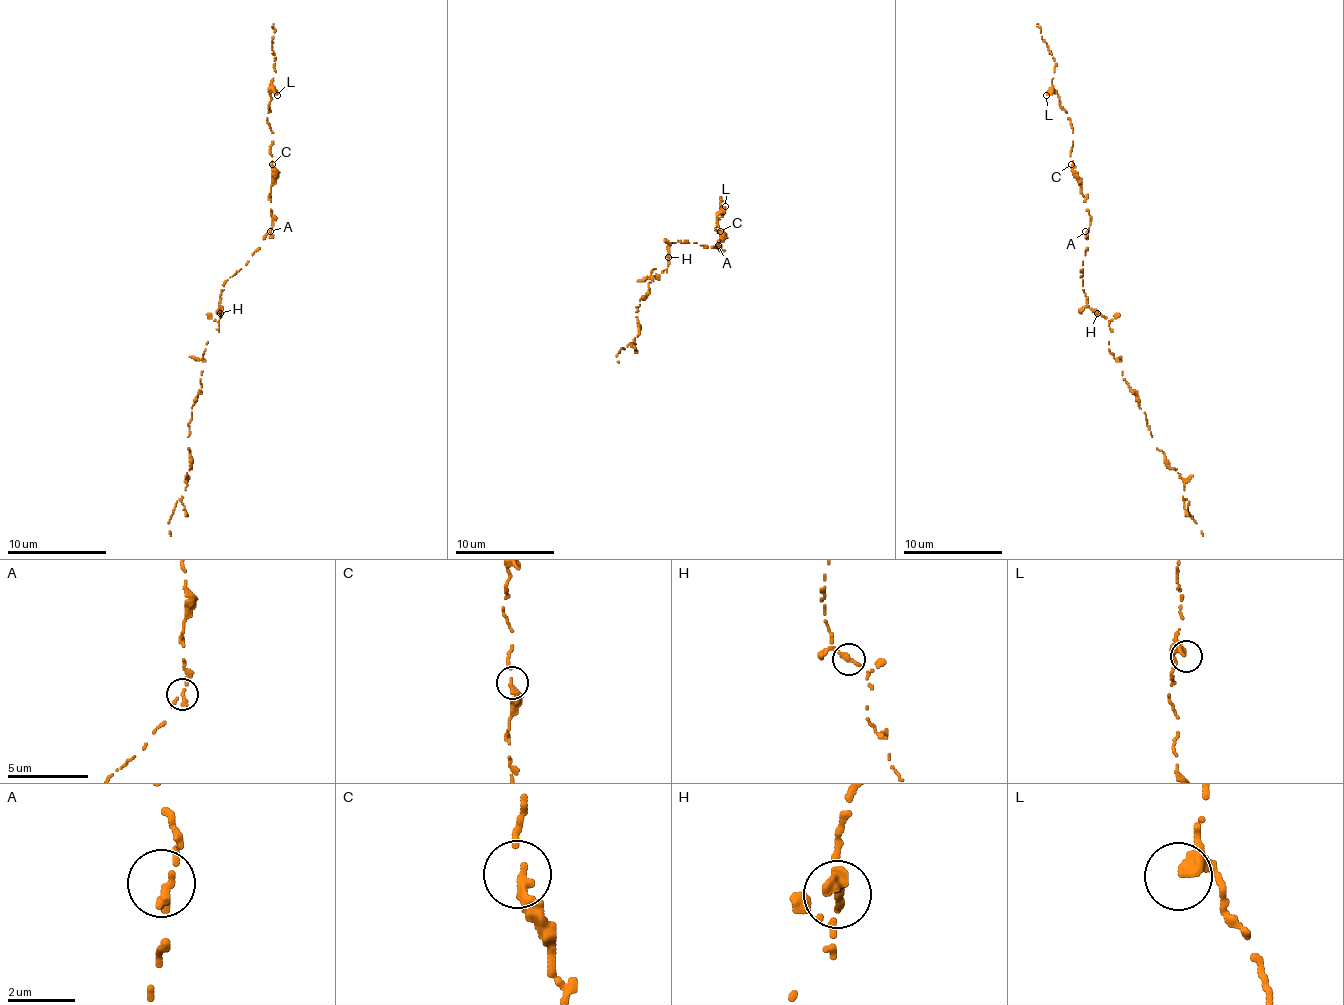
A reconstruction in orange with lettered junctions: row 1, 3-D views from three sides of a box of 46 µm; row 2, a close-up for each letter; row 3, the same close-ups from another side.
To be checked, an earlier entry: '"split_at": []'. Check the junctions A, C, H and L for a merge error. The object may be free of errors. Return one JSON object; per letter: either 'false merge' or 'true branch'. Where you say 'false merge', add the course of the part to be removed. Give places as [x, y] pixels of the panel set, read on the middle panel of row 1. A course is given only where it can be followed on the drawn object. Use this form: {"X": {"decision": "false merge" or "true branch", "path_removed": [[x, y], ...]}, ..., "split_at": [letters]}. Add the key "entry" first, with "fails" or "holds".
{"entry": "holds", "A": {"decision": "true branch"}, "C": {"decision": "true branch"}, "H": {"decision": "true branch"}, "L": {"decision": "true branch"}, "split_at": []}

